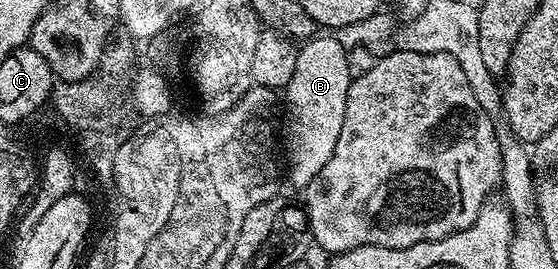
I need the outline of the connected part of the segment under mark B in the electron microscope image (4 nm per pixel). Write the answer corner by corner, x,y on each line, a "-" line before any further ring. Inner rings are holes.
320,33
299,44
294,77
290,77
286,88
288,124
284,127
282,147
284,143
288,150
288,179
297,189
308,187
318,177
322,165
330,161
330,153
338,145
338,133
342,133
346,93
354,78
348,68
348,51
339,38
331,39
328,35
331,34

